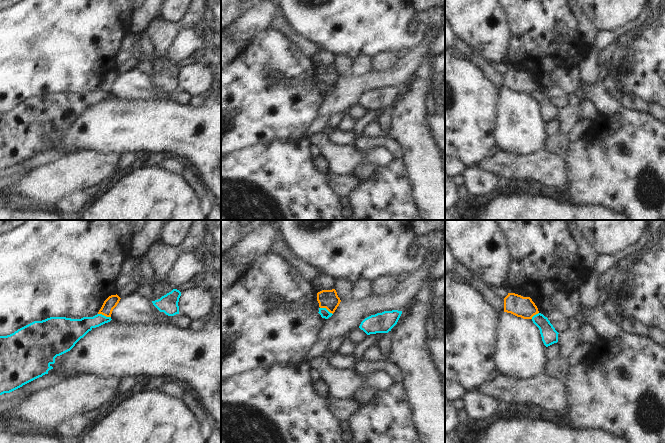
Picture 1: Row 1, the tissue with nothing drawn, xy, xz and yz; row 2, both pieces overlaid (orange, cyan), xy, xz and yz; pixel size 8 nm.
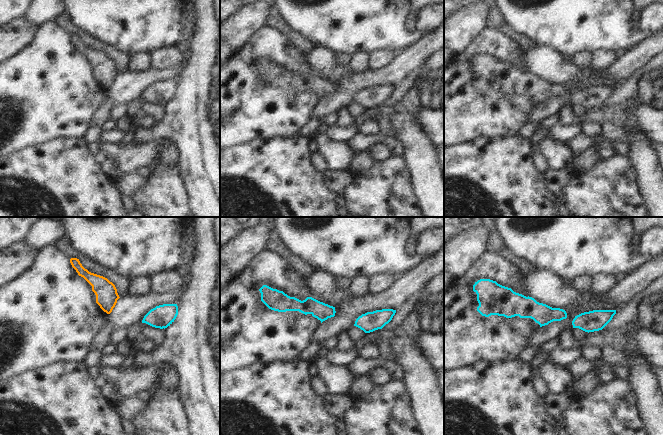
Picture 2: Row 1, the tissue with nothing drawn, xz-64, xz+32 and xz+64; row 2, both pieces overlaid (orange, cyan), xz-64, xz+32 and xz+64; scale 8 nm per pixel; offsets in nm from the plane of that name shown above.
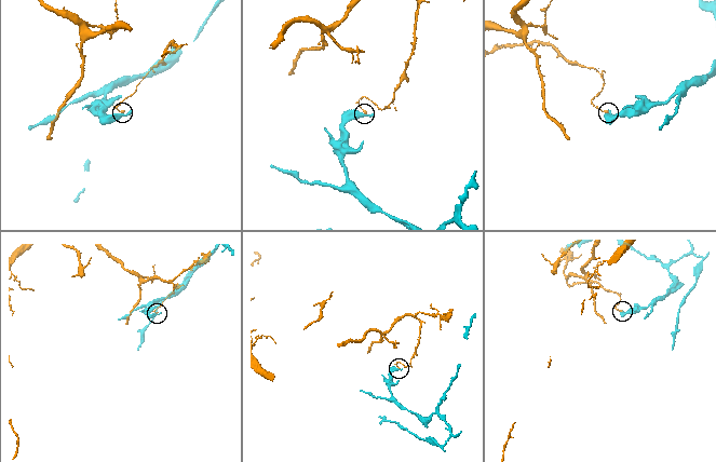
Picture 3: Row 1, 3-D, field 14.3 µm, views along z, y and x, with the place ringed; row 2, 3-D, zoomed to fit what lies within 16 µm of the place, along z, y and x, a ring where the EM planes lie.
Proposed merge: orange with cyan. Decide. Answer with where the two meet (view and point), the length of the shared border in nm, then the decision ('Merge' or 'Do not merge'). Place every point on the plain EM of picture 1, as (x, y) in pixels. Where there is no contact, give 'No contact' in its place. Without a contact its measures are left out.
Touches orange at xy (104, 91). Shared border 110 nm. Do not merge

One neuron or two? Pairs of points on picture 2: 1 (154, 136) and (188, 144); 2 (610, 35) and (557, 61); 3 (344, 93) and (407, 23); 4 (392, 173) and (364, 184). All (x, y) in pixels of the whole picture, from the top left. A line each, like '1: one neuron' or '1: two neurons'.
1: one neuron
2: two neurons
3: two neurons
4: one neuron

